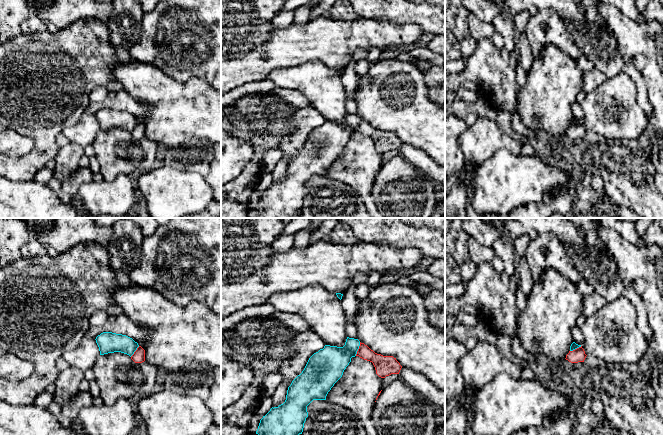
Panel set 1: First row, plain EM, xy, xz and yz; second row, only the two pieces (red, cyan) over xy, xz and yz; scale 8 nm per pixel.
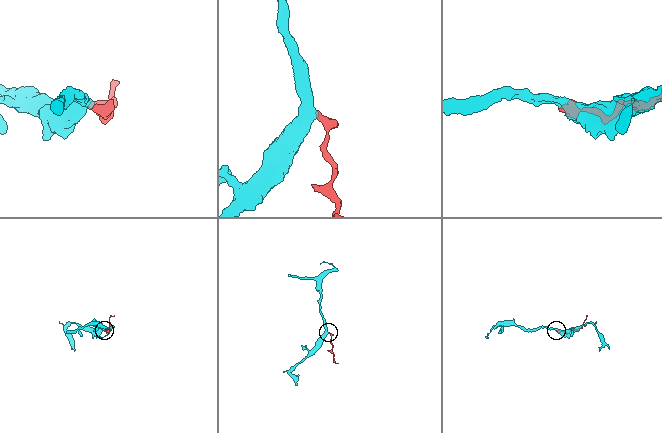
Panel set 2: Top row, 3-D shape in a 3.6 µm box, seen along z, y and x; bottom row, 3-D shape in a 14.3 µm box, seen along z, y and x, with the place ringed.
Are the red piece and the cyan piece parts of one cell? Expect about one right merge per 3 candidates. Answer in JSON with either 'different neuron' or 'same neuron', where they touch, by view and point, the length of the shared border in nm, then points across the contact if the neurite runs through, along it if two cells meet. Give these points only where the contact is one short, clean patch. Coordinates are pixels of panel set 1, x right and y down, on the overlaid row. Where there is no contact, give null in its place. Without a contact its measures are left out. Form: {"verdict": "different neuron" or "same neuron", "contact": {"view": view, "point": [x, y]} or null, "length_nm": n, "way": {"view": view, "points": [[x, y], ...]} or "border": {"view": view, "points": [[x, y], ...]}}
{"verdict": "same neuron", "contact": {"view": "xz", "point": [358, 349]}, "length_nm": 120, "way": {"view": "xz", "points": [[384, 365], [358, 349], [350, 349], [330, 362]]}}

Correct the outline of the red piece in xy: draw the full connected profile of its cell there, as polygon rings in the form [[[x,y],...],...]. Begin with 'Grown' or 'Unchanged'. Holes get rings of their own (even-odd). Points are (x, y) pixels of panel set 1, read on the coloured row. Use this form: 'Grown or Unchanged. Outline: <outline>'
Grown. Outline: [[[103,332],[96,337],[100,355],[121,352],[127,354],[135,363],[145,361],[145,350],[132,338],[112,332]]]

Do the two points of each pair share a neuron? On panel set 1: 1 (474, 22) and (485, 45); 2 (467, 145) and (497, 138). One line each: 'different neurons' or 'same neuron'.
1: different neurons
2: same neuron

